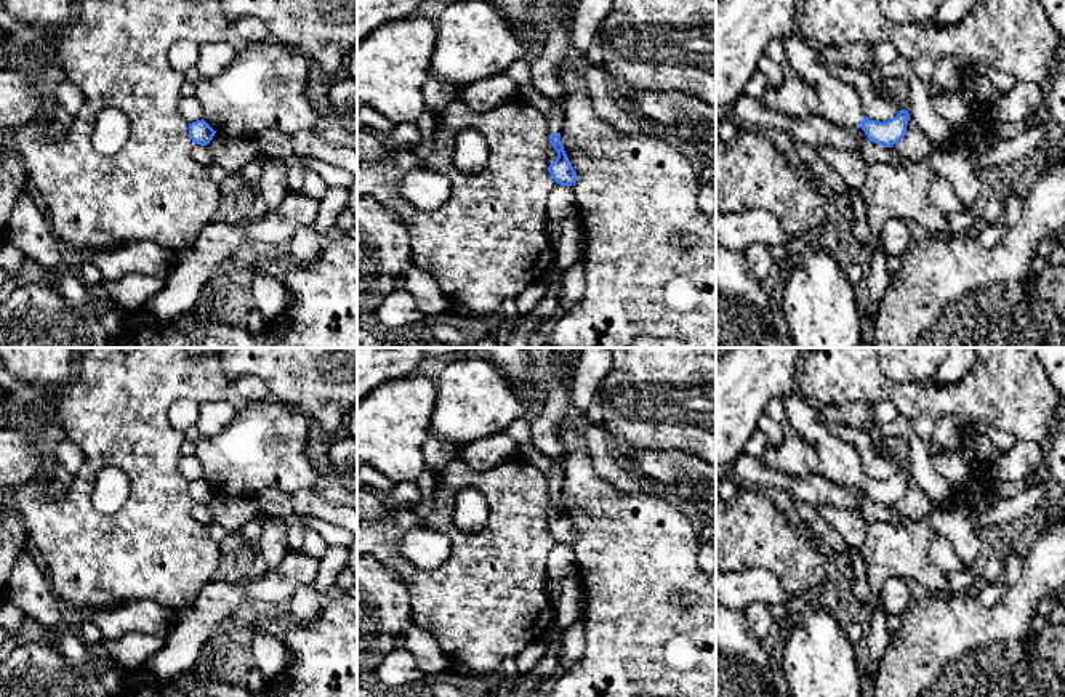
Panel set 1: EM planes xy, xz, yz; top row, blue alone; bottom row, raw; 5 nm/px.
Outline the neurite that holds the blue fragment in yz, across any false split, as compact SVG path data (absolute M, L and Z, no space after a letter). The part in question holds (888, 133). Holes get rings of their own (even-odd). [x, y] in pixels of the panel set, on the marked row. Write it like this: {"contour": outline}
{"contour": "M802 35L780 38L786 62L794 74L806 80L818 95L820 114L830 122L850 128L858 127L866 138L876 144L892 147L906 131L910 114L902 109L887 122L870 120L863 114L863 99L854 85L830 74L820 62L818 46L809 43Z"}

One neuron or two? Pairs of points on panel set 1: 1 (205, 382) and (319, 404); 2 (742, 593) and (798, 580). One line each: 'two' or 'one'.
1: two
2: two

